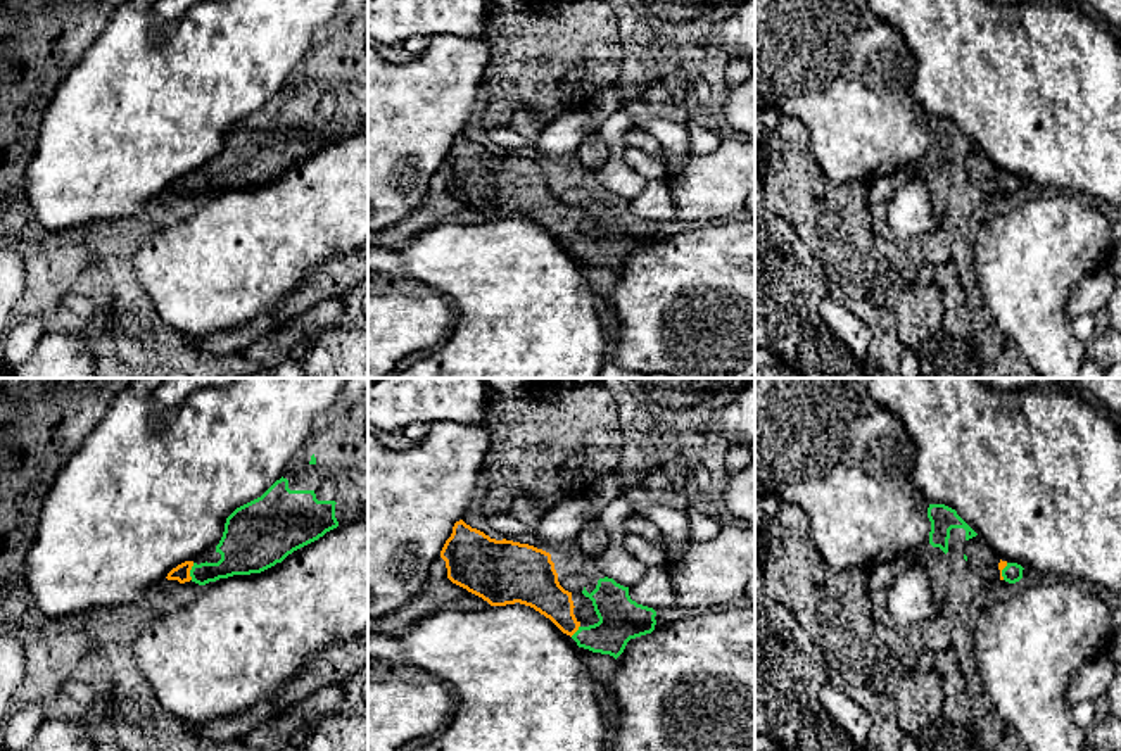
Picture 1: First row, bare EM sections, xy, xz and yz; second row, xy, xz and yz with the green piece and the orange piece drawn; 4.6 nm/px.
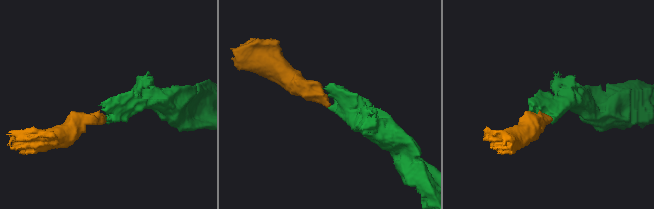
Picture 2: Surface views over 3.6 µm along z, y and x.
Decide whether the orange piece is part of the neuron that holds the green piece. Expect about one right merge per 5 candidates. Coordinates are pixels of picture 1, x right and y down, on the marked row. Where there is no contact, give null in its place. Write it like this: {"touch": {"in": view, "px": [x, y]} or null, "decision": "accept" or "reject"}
{"touch": {"in": "xy", "px": [190, 572]}, "decision": "accept"}

